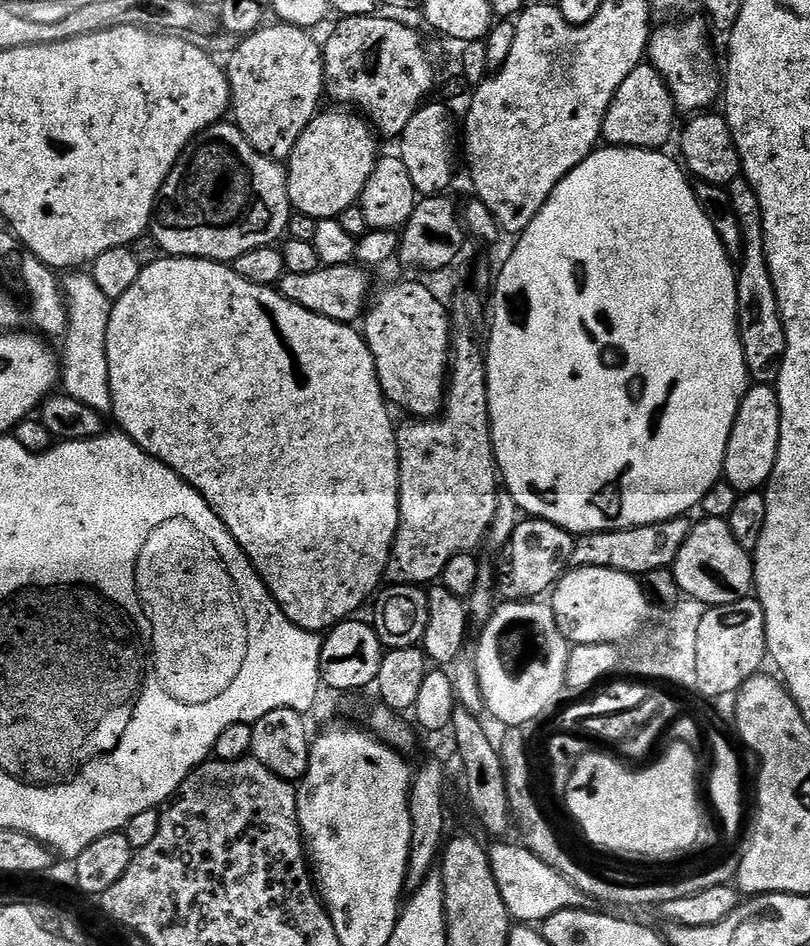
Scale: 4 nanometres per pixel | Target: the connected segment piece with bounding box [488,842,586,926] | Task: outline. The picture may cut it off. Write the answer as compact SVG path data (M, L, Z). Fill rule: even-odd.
M496 842L494 843L496 845L491 845L488 857L492 863L492 873L498 882L498 890L502 890L502 902L506 902L506 910L513 921L524 926L536 926L546 918L550 918L550 914L558 914L567 908L585 907L586 897L584 893L575 888L558 869L546 862L542 862L542 858L535 856L523 843L504 843L508 842Z

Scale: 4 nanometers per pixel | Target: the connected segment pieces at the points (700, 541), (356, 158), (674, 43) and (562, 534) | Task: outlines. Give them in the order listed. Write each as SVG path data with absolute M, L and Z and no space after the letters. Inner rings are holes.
M707 517L693 523L690 534L678 550L676 563L671 570L678 578L678 586L685 597L697 600L700 606L729 604L747 600L753 595L756 582L753 553L738 546L734 530L730 530L727 519Z
M352 110L332 111L336 112L321 111L306 126L302 138L298 138L298 146L294 146L286 161L293 209L316 221L337 219L342 210L353 207L378 161L377 137L367 119Z
M703 19L700 20L684 20L681 24L657 27L648 42L647 59L660 71L681 113L699 114L711 109L722 92L722 68L716 65L712 44L707 40L710 28Z
M536 517L526 518L519 522L514 534L506 545L508 556L506 564L512 582L501 581L498 586L499 595L508 602L517 600L533 600L543 597L551 591L555 583L567 571L572 561L575 548L573 533L558 527L556 523Z

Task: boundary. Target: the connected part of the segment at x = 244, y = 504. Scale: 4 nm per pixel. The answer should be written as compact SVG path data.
M165 258L145 264L134 286L114 301L110 326L106 330L106 362L110 366L111 415L116 415L119 431L142 446L146 454L158 458L174 470L222 518L230 534L256 568L264 585L278 606L300 628L317 634L327 633L356 612L386 580L396 531L400 525L400 451L396 441L397 425L392 424L390 405L378 382L374 358L359 331L352 324L343 324L314 314L280 295L275 287L263 288L246 282L235 267L214 260Z

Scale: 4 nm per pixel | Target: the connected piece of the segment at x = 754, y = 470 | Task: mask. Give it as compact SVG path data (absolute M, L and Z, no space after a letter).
M752 384L738 406L724 459L723 479L739 494L759 492L767 485L778 458L781 426L782 414L775 387L770 384Z

